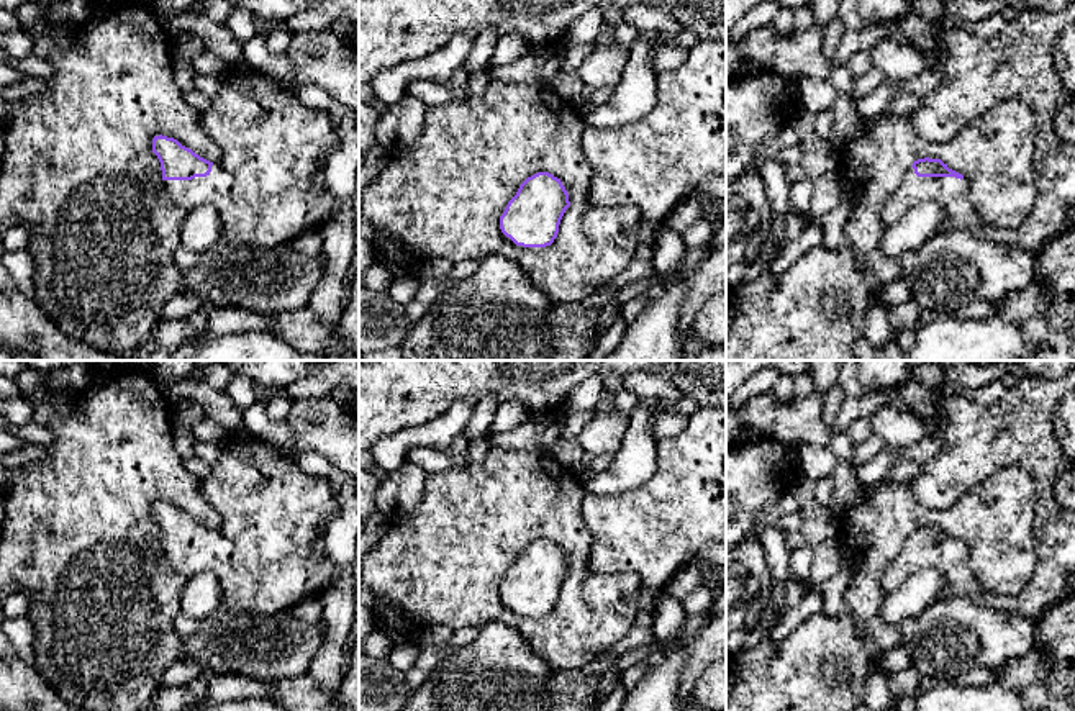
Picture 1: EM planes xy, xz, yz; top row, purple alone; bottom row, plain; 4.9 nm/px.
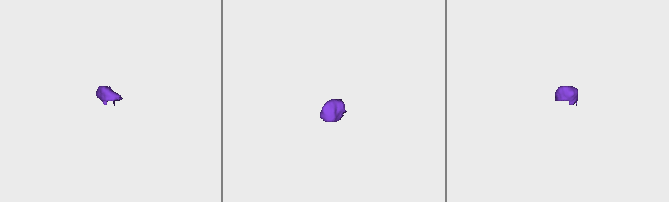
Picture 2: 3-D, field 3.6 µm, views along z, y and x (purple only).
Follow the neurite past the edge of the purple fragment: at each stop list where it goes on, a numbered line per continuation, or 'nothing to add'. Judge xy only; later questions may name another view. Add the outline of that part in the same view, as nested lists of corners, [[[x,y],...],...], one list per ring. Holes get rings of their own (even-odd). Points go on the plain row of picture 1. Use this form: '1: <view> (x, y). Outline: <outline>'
1: xy (264, 556). Outline: [[[228,436],[218,447],[220,457],[210,473],[200,480],[198,491],[218,511],[221,524],[213,529],[206,544],[164,547],[172,568],[187,578],[205,572],[213,573],[221,590],[221,608],[233,613],[275,614],[290,611],[305,598],[320,598],[339,577],[329,555],[316,547],[323,542],[333,518],[342,509],[338,491],[324,477],[311,475],[298,467],[292,454],[254,436]]]

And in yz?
1: yz (1018, 431). Outline: [[[1075,369],[1059,378],[1027,375],[1021,380],[1013,380],[1008,383],[1006,392],[990,406],[972,403],[955,390],[939,401],[941,424],[936,432],[946,437],[946,447],[921,464],[921,473],[908,482],[918,505],[932,511],[942,511],[952,508],[993,472],[1005,467],[1024,470],[1036,490],[1034,544],[1037,564],[1027,586],[1014,596],[988,593],[970,570],[968,547],[955,544],[918,544],[914,536],[909,534],[900,554],[887,565],[882,575],[880,583],[887,595],[903,586],[916,572],[931,568],[939,572],[946,580],[946,586],[937,600],[960,596],[985,608],[1016,609],[1036,623],[1070,591],[1068,582],[1075,573],[1075,511],[1057,505],[1054,483],[1070,467],[1072,460],[1065,455],[1055,437],[1054,413],[1065,395],[1073,390]]]

